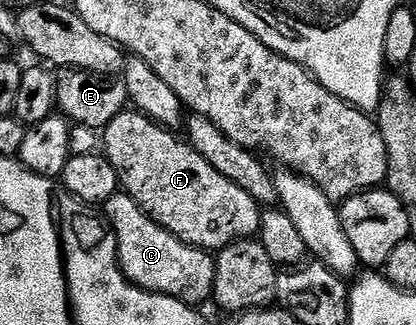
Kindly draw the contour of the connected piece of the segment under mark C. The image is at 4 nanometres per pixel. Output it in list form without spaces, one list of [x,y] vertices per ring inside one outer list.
[[[128,192],[113,194],[104,203],[104,214],[114,235],[118,238],[118,265],[135,285],[158,294],[171,294],[174,298],[181,298],[183,302],[191,304],[199,304],[198,302],[204,301],[205,298],[209,299],[213,295],[216,268],[214,267],[215,255],[211,251],[194,246],[176,237],[171,230],[166,230],[151,214],[147,214],[145,208]]]

